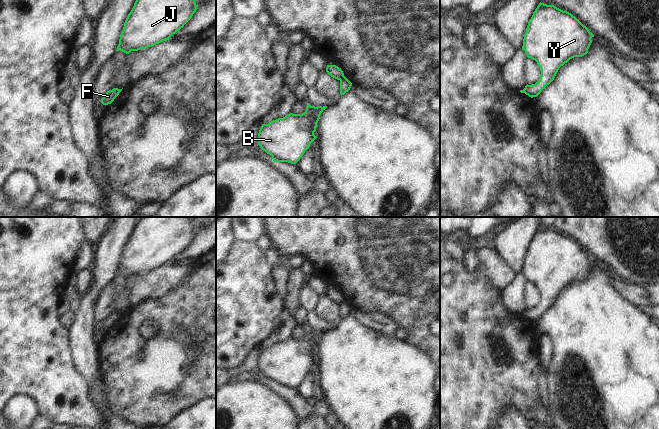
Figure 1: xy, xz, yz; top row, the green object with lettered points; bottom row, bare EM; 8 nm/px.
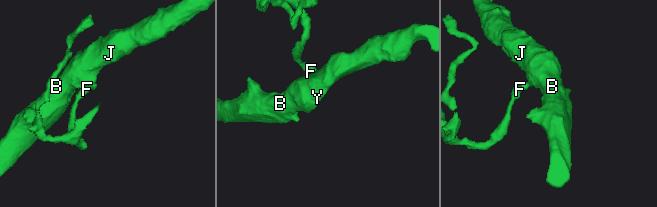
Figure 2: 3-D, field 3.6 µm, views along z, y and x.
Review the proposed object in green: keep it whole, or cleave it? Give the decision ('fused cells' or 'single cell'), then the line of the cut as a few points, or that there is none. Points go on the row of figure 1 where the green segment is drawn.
fused cells; cut in xz along (343, 75), (339, 79)

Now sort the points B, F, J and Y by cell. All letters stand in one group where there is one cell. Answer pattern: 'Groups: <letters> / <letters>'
Groups: B J Y / F.

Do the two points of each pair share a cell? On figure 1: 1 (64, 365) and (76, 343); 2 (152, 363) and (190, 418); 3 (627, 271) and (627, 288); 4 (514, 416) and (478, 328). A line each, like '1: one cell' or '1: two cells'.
1: two cells
2: two cells
3: two cells
4: two cells

